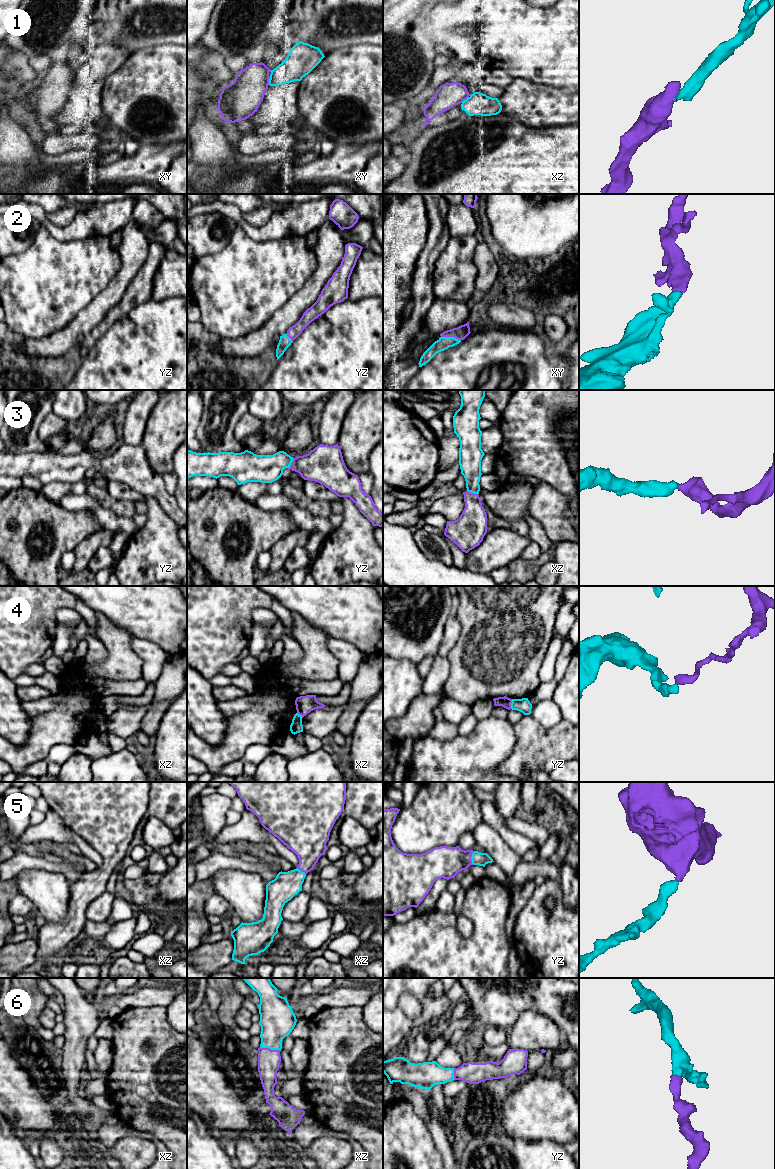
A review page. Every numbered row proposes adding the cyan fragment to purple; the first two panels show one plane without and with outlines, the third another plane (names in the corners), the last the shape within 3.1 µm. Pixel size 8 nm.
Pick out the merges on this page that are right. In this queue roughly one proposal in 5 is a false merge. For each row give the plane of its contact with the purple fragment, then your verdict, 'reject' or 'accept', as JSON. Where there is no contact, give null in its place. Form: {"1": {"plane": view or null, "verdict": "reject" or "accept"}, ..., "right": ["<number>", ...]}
{"1": {"plane": "xy", "verdict": "reject"}, "2": {"plane": "xy", "verdict": "accept"}, "3": {"plane": "xz", "verdict": "accept"}, "4": {"plane": "yz", "verdict": "reject"}, "5": {"plane": "yz", "verdict": "accept"}, "6": {"plane": "xz", "verdict": "accept"}, "right": ["2", "3", "5", "6"]}

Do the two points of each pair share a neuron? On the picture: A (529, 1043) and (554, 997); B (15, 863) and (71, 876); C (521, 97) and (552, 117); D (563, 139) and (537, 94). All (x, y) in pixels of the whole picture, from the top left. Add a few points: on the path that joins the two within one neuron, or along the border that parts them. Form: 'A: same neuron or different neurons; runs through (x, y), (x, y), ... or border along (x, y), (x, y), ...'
A: different neurons; border along (521, 1012), (534, 1010), (542, 1013), (560, 1030)
B: same neuron; runs through (29, 863), (41, 863), (57, 867)
C: same neuron; runs through (529, 102), (544, 109)
D: different neurons; border along (568, 123), (562, 126), (533, 128)

